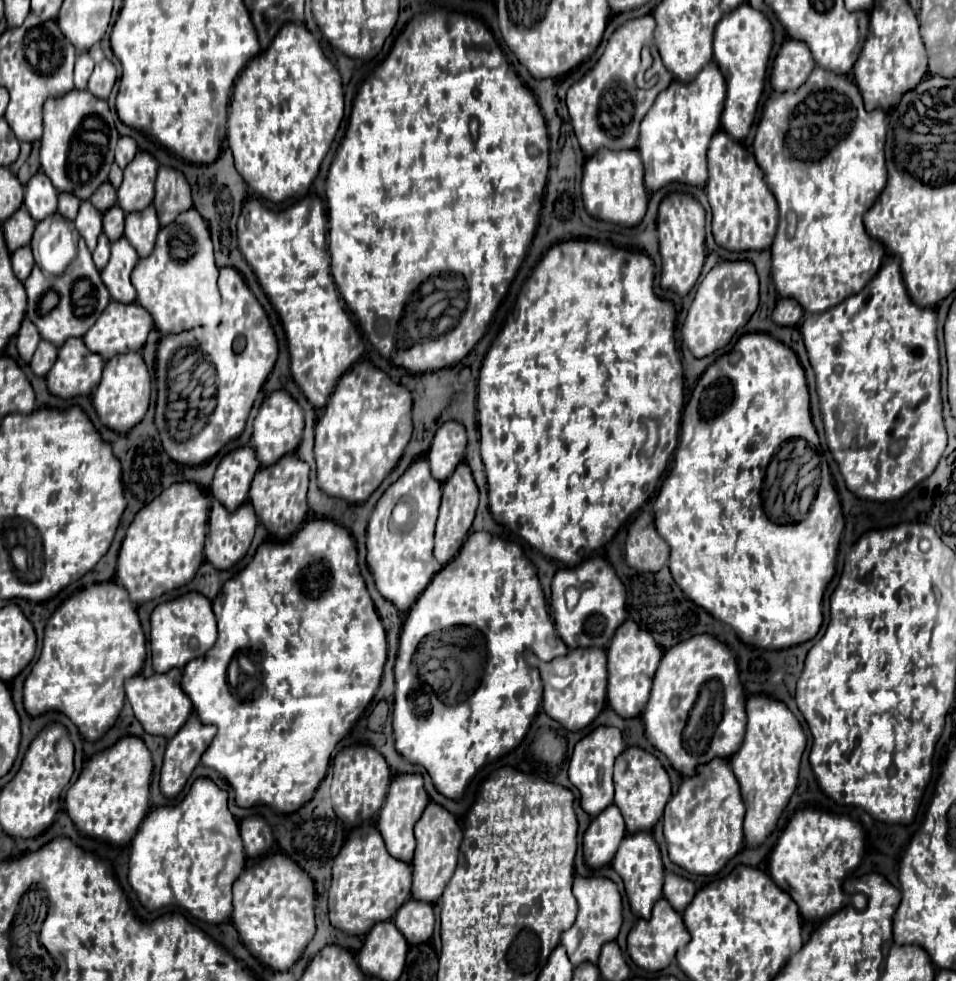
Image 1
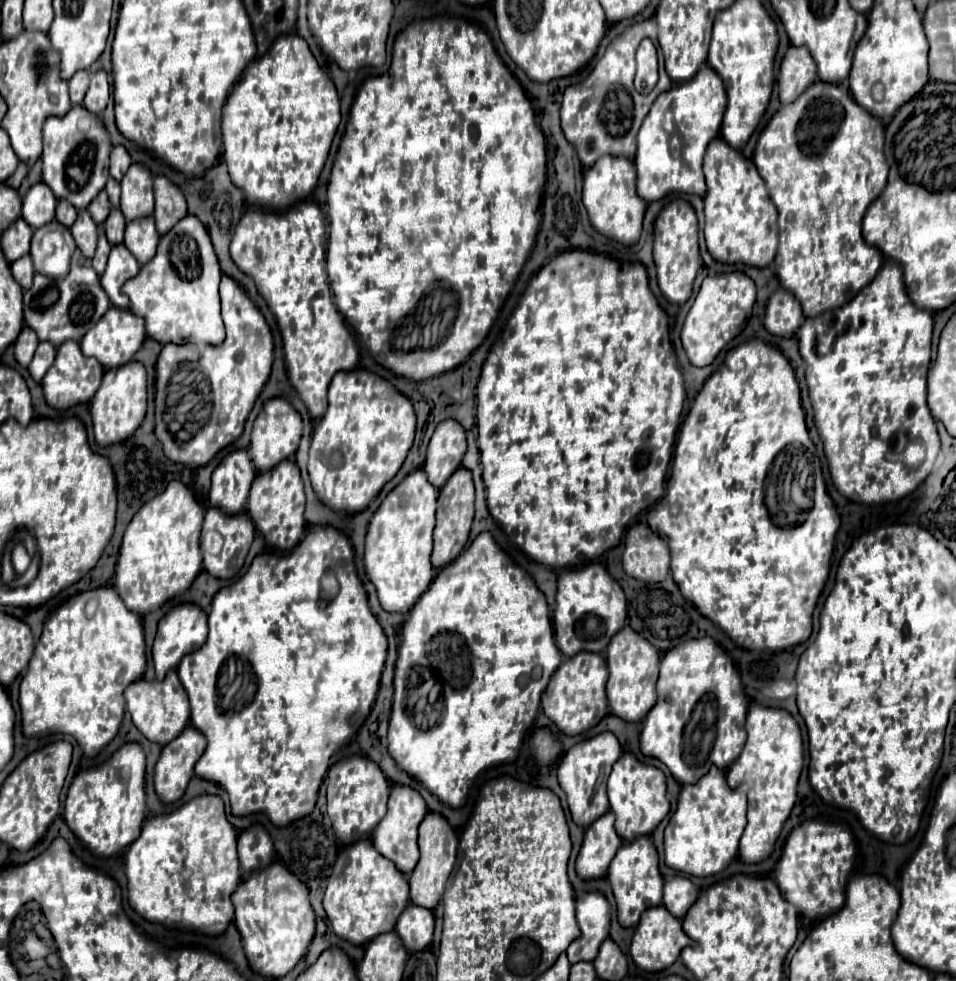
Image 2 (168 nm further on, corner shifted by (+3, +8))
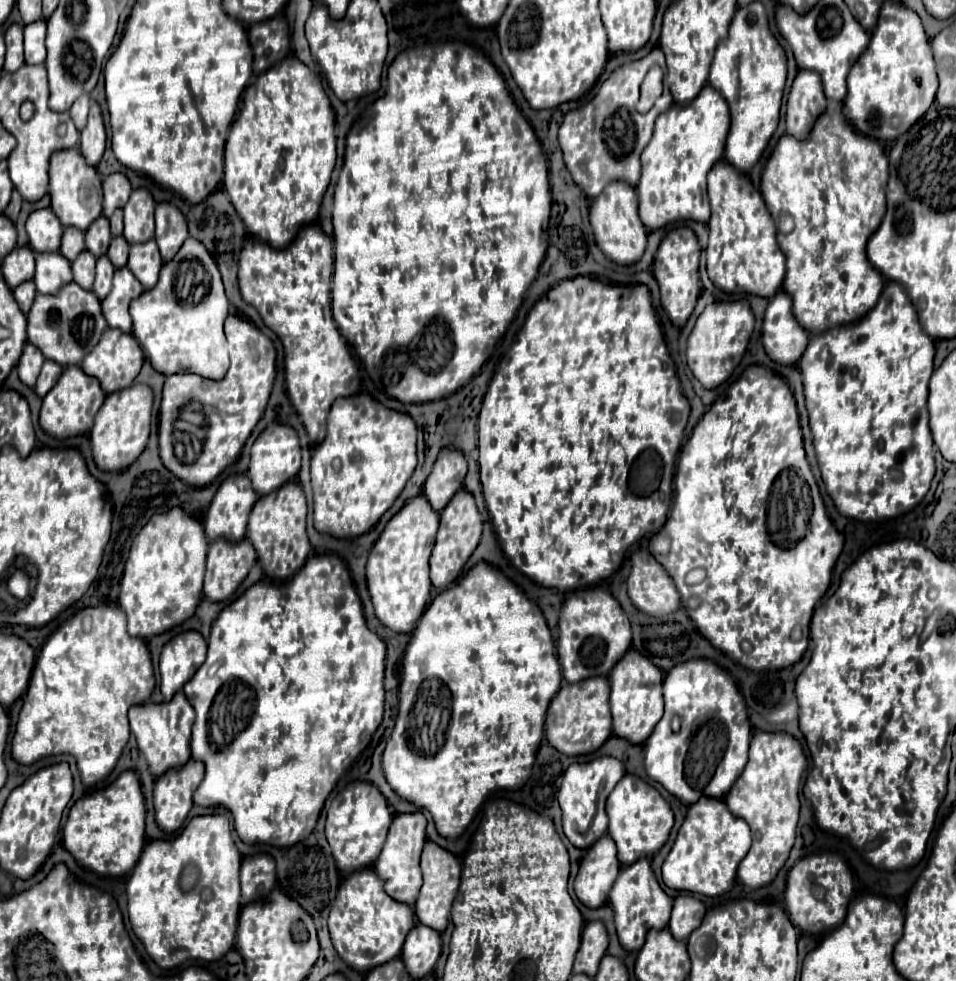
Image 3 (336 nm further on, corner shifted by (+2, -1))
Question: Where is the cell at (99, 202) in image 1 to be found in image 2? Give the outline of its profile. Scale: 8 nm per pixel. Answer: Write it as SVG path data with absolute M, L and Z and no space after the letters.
M102 189L98 195L96 195L96 199L88 205L88 213L92 215L92 219L96 221L96 223L104 223L106 221L106 217L108 217L108 213L110 213L110 199L108 199L108 195L106 195L106 191Z

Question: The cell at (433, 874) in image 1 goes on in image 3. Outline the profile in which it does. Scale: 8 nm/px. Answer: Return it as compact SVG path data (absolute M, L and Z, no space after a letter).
M427 842L423 856L421 856L421 870L423 870L423 888L421 888L421 894L419 894L417 904L415 904L415 914L417 914L421 924L425 924L437 932L443 932L449 924L451 904L453 904L453 898L455 898L457 888L459 888L461 864L457 862L457 858L451 852L443 850L435 842Z

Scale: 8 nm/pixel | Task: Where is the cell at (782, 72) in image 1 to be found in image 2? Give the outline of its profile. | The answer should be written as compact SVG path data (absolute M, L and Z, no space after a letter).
M790 45L780 63L780 75L778 75L780 103L796 101L796 97L812 81L816 81L816 63L812 61L812 55L808 53L808 49Z

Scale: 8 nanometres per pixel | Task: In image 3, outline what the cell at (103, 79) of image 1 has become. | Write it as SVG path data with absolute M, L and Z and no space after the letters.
M97 104L91 106L91 112L89 112L89 122L87 126L83 128L81 132L81 154L85 158L85 162L93 168L97 168L103 152L105 152L105 140L107 140L107 134L105 134L105 124L103 124L103 116L101 116L101 110Z

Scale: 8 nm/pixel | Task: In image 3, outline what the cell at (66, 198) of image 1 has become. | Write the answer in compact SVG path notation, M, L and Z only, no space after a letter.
M65 228L63 230L63 240L61 240L61 254L73 262L73 258L77 258L77 254L81 254L85 250L85 242L83 242L83 232L77 228Z

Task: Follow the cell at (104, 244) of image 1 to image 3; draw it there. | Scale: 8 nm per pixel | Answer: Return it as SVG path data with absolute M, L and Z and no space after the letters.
M107 256L97 258L97 276L95 276L95 284L93 284L93 294L95 294L99 300L105 300L105 298L109 296L113 272L115 272L115 268L113 268L113 264L109 262Z

